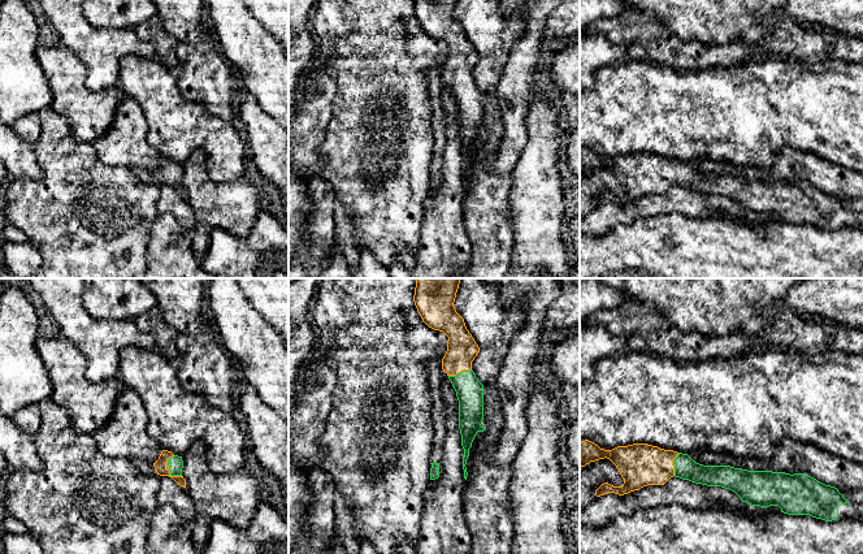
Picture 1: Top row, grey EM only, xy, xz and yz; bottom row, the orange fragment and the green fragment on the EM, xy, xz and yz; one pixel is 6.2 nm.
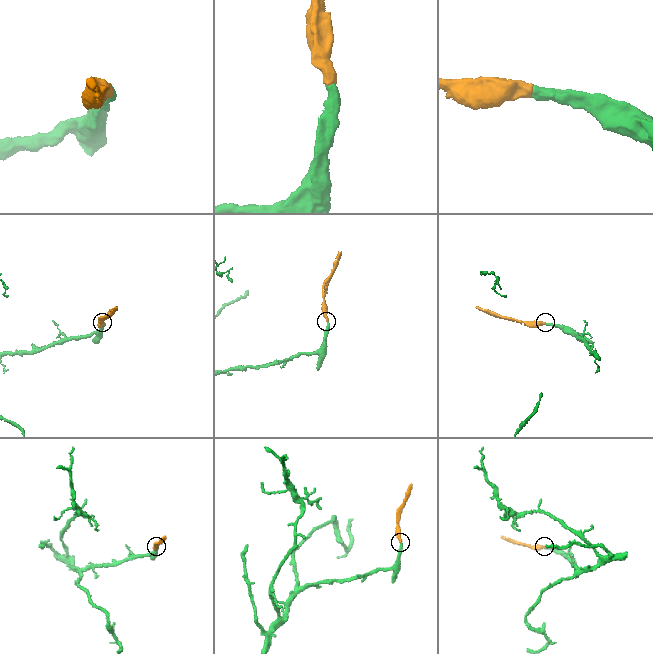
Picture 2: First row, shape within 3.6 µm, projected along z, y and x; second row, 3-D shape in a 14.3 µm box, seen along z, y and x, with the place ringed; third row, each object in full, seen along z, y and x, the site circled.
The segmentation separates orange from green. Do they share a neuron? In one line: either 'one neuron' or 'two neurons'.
one neuron

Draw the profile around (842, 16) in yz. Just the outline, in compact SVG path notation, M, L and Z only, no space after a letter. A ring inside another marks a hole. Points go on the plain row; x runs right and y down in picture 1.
M788 0L789 22L863 38L863 0Z

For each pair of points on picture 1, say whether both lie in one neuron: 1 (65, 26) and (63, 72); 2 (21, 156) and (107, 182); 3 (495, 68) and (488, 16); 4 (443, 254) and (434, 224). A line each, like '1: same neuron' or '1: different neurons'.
1: different neurons
2: different neurons
3: same neuron
4: same neuron

